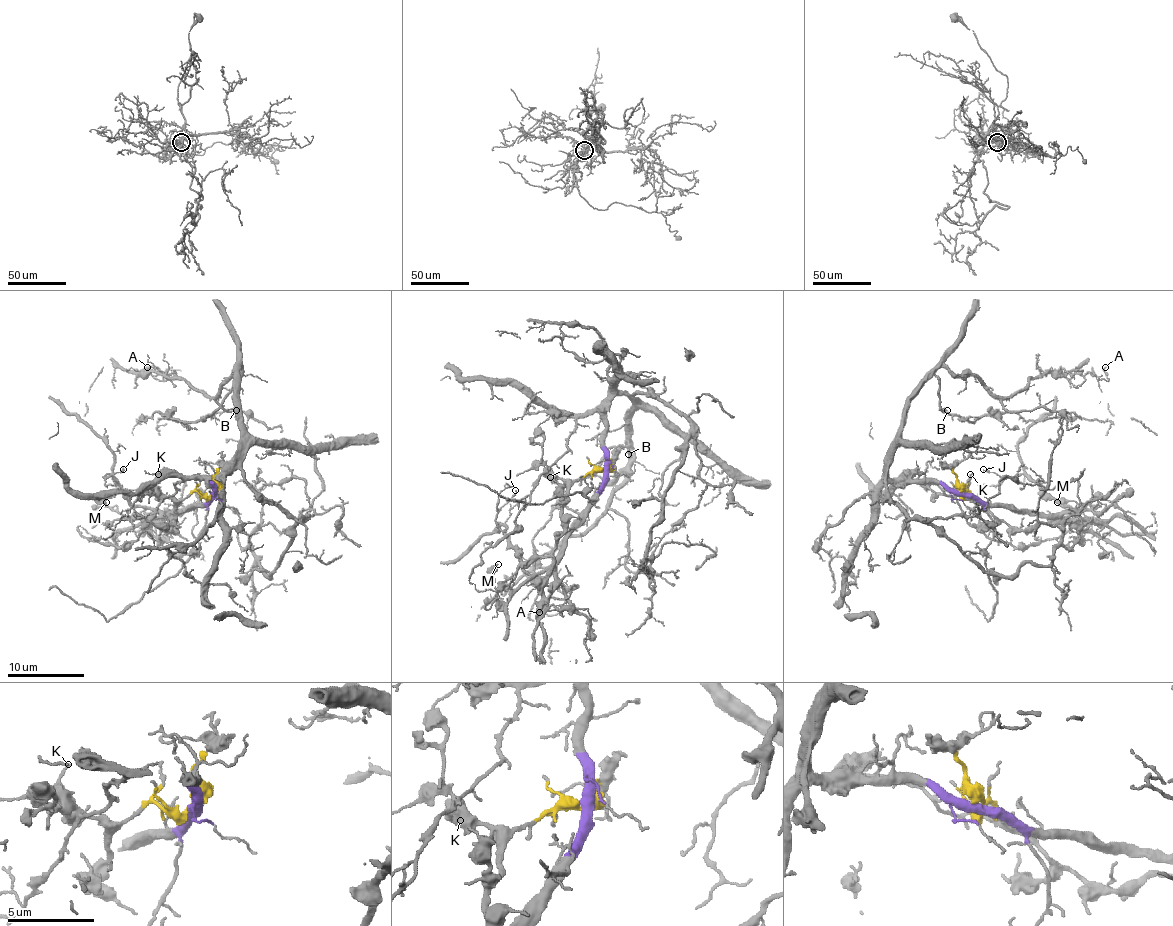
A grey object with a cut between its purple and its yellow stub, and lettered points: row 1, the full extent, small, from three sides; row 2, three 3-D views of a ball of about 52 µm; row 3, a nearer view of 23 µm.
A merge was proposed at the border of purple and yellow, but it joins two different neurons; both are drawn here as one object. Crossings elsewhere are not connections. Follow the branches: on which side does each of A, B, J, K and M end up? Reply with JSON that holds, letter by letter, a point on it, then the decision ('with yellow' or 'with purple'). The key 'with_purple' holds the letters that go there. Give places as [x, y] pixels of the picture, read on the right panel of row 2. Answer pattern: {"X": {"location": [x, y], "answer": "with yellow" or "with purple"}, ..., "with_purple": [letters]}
{"A": {"location": [1105, 367], "answer": "with purple"}, "B": {"location": [947, 410], "answer": "with purple"}, "J": {"location": [983, 469], "answer": "with purple"}, "K": {"location": [970, 474], "answer": "with yellow"}, "M": {"location": [1057, 502], "answer": "with yellow"}, "with_purple": ["A", "B", "J"]}

